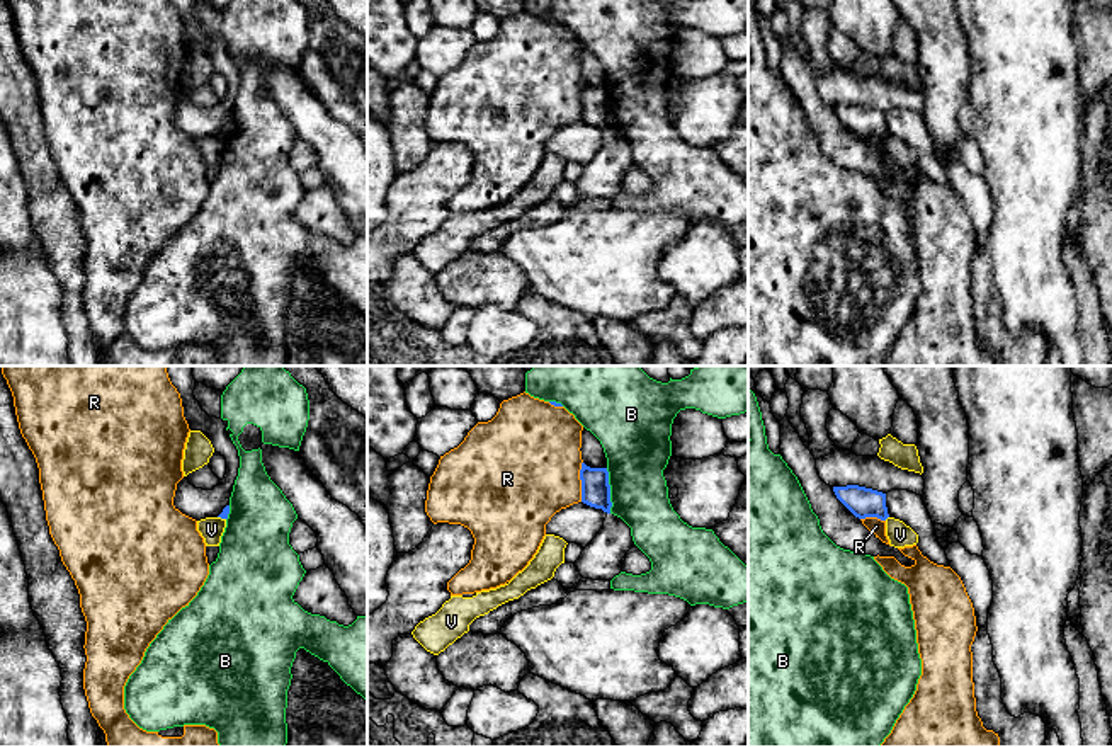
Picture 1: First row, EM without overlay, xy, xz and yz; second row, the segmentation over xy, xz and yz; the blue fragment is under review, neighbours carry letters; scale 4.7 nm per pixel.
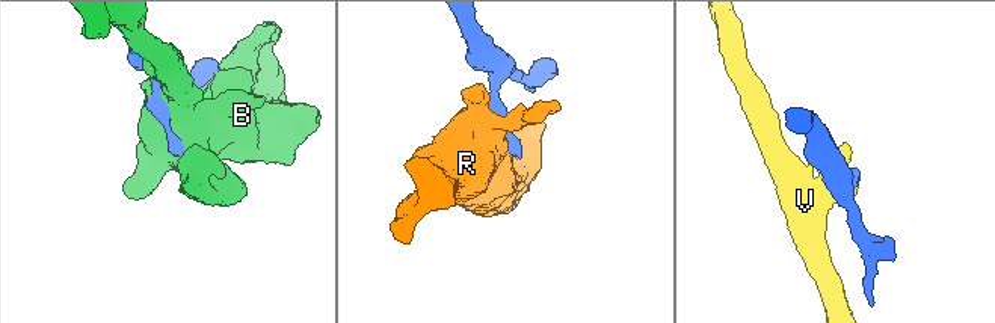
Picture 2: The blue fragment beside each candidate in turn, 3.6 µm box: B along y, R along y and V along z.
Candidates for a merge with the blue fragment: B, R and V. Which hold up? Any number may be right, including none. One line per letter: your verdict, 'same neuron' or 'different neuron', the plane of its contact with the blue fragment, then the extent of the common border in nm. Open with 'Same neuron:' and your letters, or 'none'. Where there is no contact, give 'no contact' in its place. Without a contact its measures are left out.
Same neuron: none
B: different neuron; contact in xz; length 220 nm
R: different neuron; contact in xz; length 190 nm
V: different neuron; contact in yz; length 30 nm

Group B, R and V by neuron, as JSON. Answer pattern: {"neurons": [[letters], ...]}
{"neurons": [["B"], ["R"], ["V"]]}

